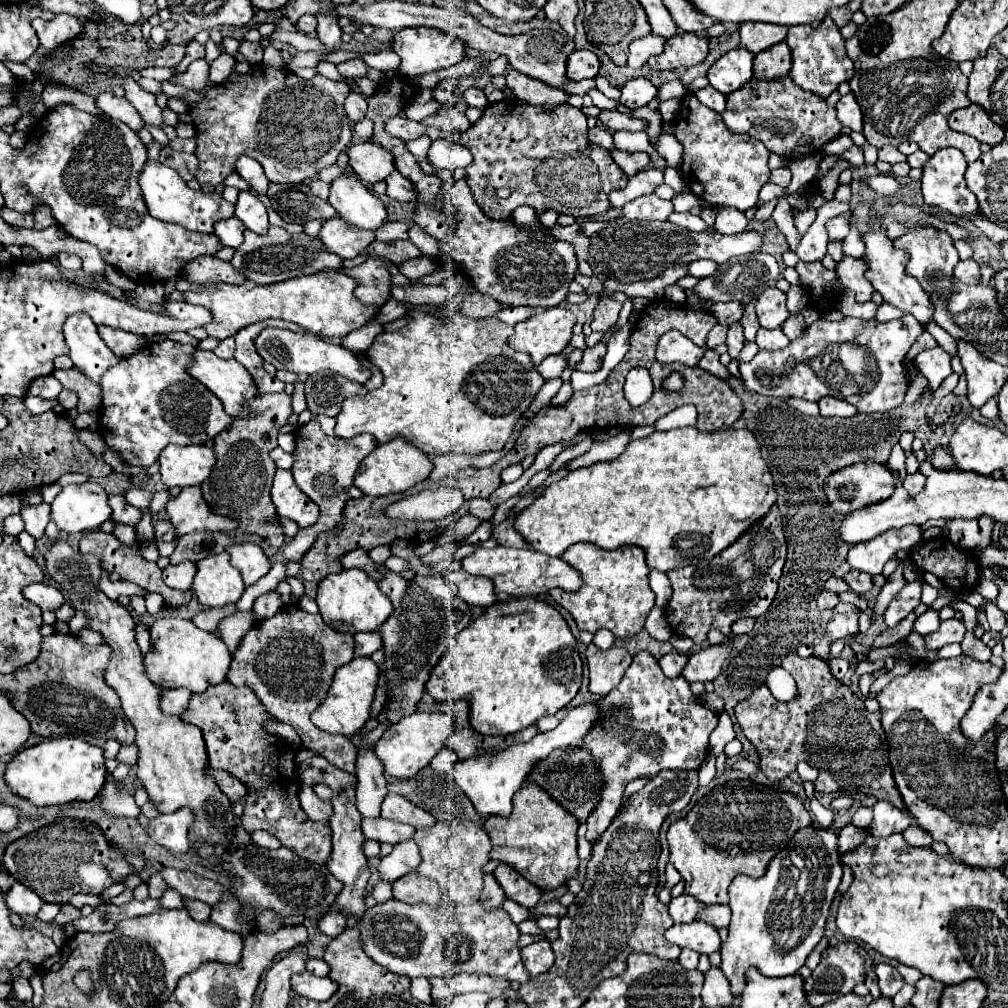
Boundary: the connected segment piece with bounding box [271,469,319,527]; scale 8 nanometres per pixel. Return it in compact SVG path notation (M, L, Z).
M277 469L271 489L277 515L291 517L299 527L311 527L319 517L319 507L293 481L291 471Z

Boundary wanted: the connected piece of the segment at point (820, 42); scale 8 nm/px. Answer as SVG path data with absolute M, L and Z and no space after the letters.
M823 19L823 23L813 29L813 27L791 27L787 33L787 45L791 49L791 71L789 75L793 77L793 81L811 93L817 93L819 97L829 97L839 83L849 81L853 77L853 63L845 53L845 39L841 37L839 29L835 27L835 23L831 23L831 19Z

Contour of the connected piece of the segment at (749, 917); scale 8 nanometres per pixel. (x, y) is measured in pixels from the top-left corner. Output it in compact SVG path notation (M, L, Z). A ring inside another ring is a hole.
M805 827L801 829L801 849L783 849L781 855L775 855L771 867L767 867L767 875L763 879L747 879L739 875L733 879L729 887L729 907L731 907L731 923L727 941L721 945L721 971L731 985L733 997L739 997L745 989L745 971L755 967L761 975L767 977L787 977L795 975L807 955L815 949L815 945L823 939L823 927L829 917L829 905L835 897L835 891L841 883L841 863L837 853L837 835L829 829Z

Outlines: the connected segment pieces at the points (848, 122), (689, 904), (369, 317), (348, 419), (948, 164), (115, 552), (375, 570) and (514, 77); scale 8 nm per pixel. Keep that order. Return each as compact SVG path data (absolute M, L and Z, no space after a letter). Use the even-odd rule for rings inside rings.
M847 93L841 97L841 101L837 103L837 117L839 121L849 127L851 131L861 131L863 129L863 115L861 115L861 109L855 101L855 95Z
M679 895L669 901L669 915L675 923L691 923L705 905L695 903L689 895Z
M321 271L319 275L287 279L273 285L205 285L203 293L185 293L185 301L207 307L213 313L213 321L207 325L207 333L215 339L233 337L239 329L263 319L291 321L323 339L341 339L349 331L373 321L379 313L379 307L365 305L353 295L355 287L357 281L345 273Z
M409 309L407 317L409 323L405 327L393 333L383 331L365 351L367 359L379 367L383 385L367 391L363 397L349 397L343 401L343 409L337 415L335 425L337 437L351 439L359 433L371 433L379 443L403 437L427 455L481 455L501 451L511 437L515 423L529 409L537 391L545 383L531 363L531 357L509 347L507 339L513 335L513 327L499 319L473 321L463 315L433 317L415 309Z
M941 149L937 151L925 165L923 165L923 177L921 177L921 191L927 205L937 205L957 217L967 217L969 213L979 213L975 195L965 185L965 169L967 161L959 149Z
M91 531L87 535L81 537L79 541L79 549L81 553L93 553L101 559L103 563L103 569L109 571L109 573L117 573L123 581L131 581L131 583L137 583L139 587L151 591L151 593L159 593L165 603L173 603L173 605L187 605L191 601L191 591L175 591L171 587L167 587L161 579L161 569L157 567L157 563L149 563L143 559L141 555L141 543L135 541L133 545L125 545L121 543L113 533L103 533L103 531Z
M355 549L355 551L347 553L347 555L341 559L341 563L343 563L343 569L353 569L353 567L357 567L357 569L367 571L375 581L379 581L379 579L383 577L381 571L379 571L379 567L377 567L377 563L371 561L369 555L367 555L367 551L363 551L363 549Z
M509 69L507 73L507 87L515 91L517 99L531 103L531 105L543 105L547 99L555 103L565 103L567 95L555 87L547 87L547 83L539 83L537 79L531 79L515 69Z

